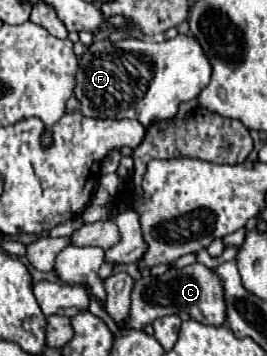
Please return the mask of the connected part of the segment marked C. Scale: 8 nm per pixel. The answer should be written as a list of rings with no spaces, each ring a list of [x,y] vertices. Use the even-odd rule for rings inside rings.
[[[193,263],[181,269],[171,269],[161,277],[143,275],[139,281],[135,281],[133,293],[131,293],[129,317],[123,323],[123,327],[143,329],[155,319],[173,315],[173,313],[187,313],[191,319],[197,319],[199,323],[205,323],[205,325],[225,323],[225,301],[223,301],[221,283],[217,283],[217,277],[205,265]]]

